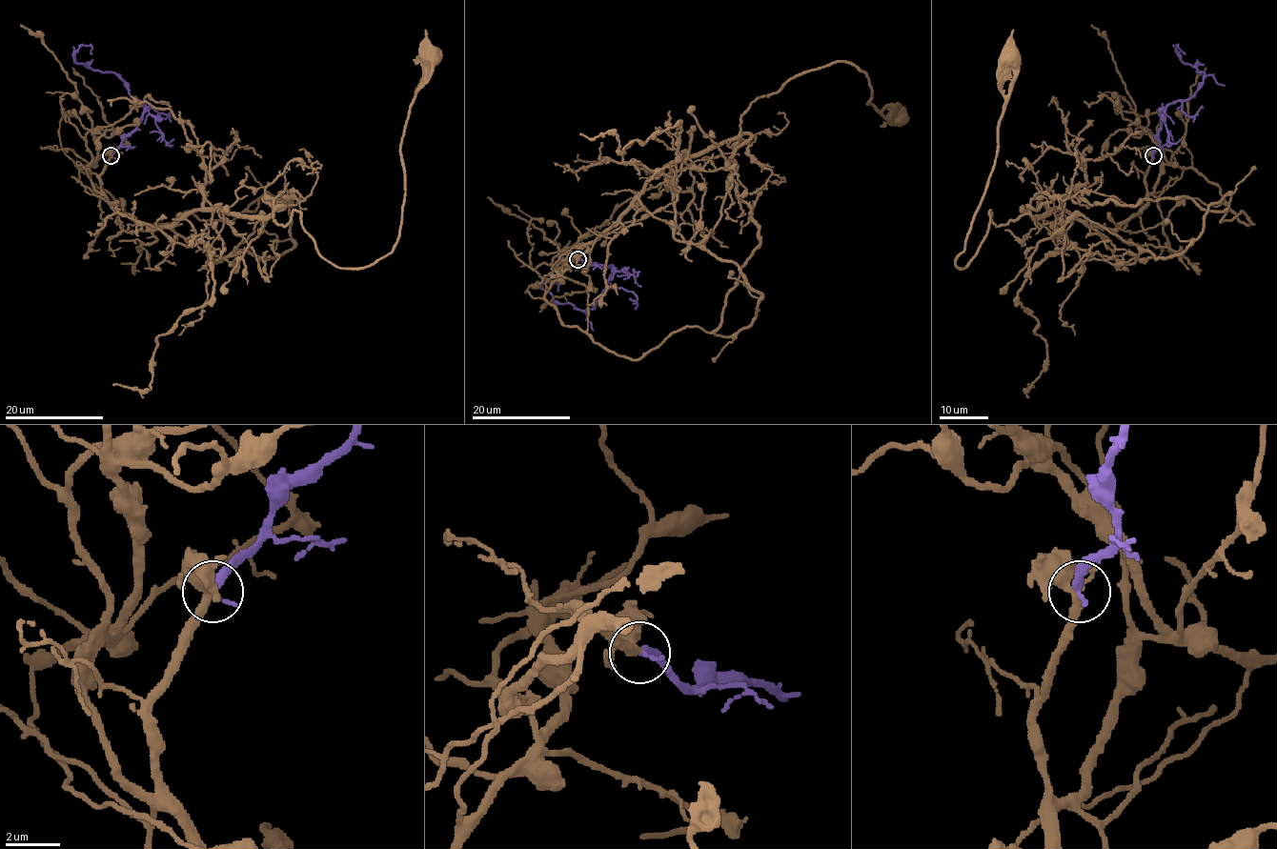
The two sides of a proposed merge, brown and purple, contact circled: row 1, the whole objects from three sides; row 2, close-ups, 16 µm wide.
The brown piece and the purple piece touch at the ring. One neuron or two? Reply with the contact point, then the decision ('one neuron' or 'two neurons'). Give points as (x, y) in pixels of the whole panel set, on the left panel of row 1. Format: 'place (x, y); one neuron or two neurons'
place (111, 155); one neuron

